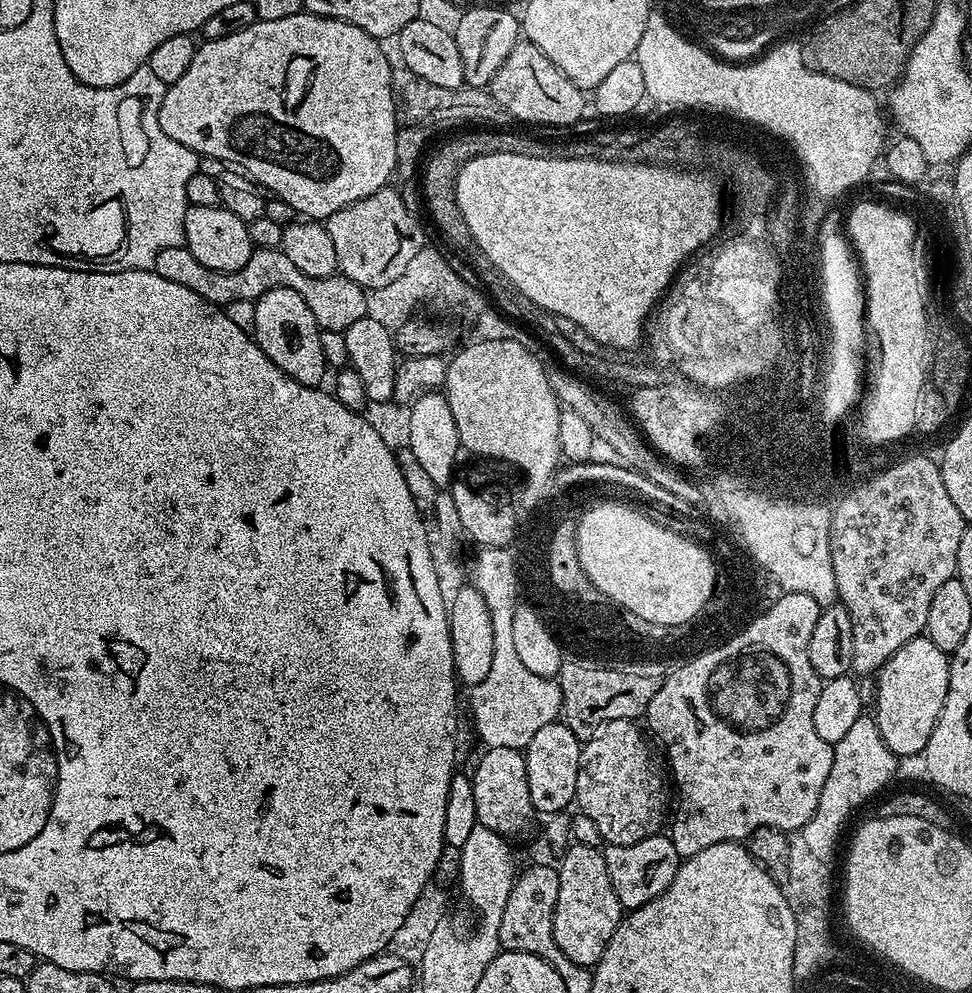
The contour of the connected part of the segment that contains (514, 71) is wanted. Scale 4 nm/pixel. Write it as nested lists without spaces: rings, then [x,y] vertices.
[[[521,42],[510,50],[510,58],[502,62],[498,74],[494,74],[490,93],[496,104],[503,108],[509,117],[525,120],[528,124],[565,124],[571,126],[585,115],[586,96],[581,89],[538,46]]]

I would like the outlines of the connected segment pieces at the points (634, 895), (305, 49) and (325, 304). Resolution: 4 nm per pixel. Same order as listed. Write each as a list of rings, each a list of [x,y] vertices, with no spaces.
[[[657,834],[642,838],[634,845],[612,845],[603,849],[606,858],[606,870],[610,874],[610,886],[614,886],[614,894],[618,894],[621,909],[631,910],[646,906],[658,894],[668,891],[670,882],[674,882],[674,874],[680,869],[681,857],[674,850],[671,835]]]
[[[305,11],[294,14],[294,18],[281,18],[278,22],[256,20],[246,26],[246,30],[238,30],[238,34],[204,40],[197,47],[186,74],[182,74],[178,82],[167,85],[158,110],[158,126],[162,126],[163,132],[174,138],[174,142],[182,142],[182,146],[194,150],[197,156],[225,160],[229,166],[243,170],[261,189],[289,203],[301,217],[324,222],[338,210],[374,194],[393,179],[396,171],[395,138],[398,125],[391,92],[391,76],[392,69],[386,62],[386,55],[382,54],[379,39],[366,34],[366,30],[350,22],[329,16],[316,16],[313,12]]]
[[[170,246],[156,255],[154,270],[159,276],[166,278],[166,282],[178,282],[178,286],[194,290],[198,298],[206,298],[206,302],[217,306],[239,302],[241,298],[256,301],[260,295],[274,287],[289,287],[302,294],[302,298],[306,300],[311,313],[317,319],[317,326],[326,331],[344,333],[353,322],[358,322],[358,318],[367,316],[370,312],[369,293],[362,286],[358,286],[358,282],[339,274],[326,278],[302,274],[302,270],[298,270],[298,266],[294,266],[294,262],[290,262],[290,258],[286,258],[286,254],[281,252],[279,247],[257,247],[250,254],[250,262],[246,262],[242,270],[223,272],[210,270],[210,266],[202,266],[202,262],[198,262],[198,258],[194,258],[194,254],[190,254],[186,247]]]

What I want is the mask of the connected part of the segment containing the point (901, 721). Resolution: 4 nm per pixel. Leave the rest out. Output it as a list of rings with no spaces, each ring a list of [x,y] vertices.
[[[921,634],[906,642],[906,646],[902,646],[878,669],[874,717],[885,746],[897,758],[912,756],[915,752],[917,755],[918,750],[930,742],[930,734],[946,702],[949,663],[949,653],[938,650],[927,635]]]

